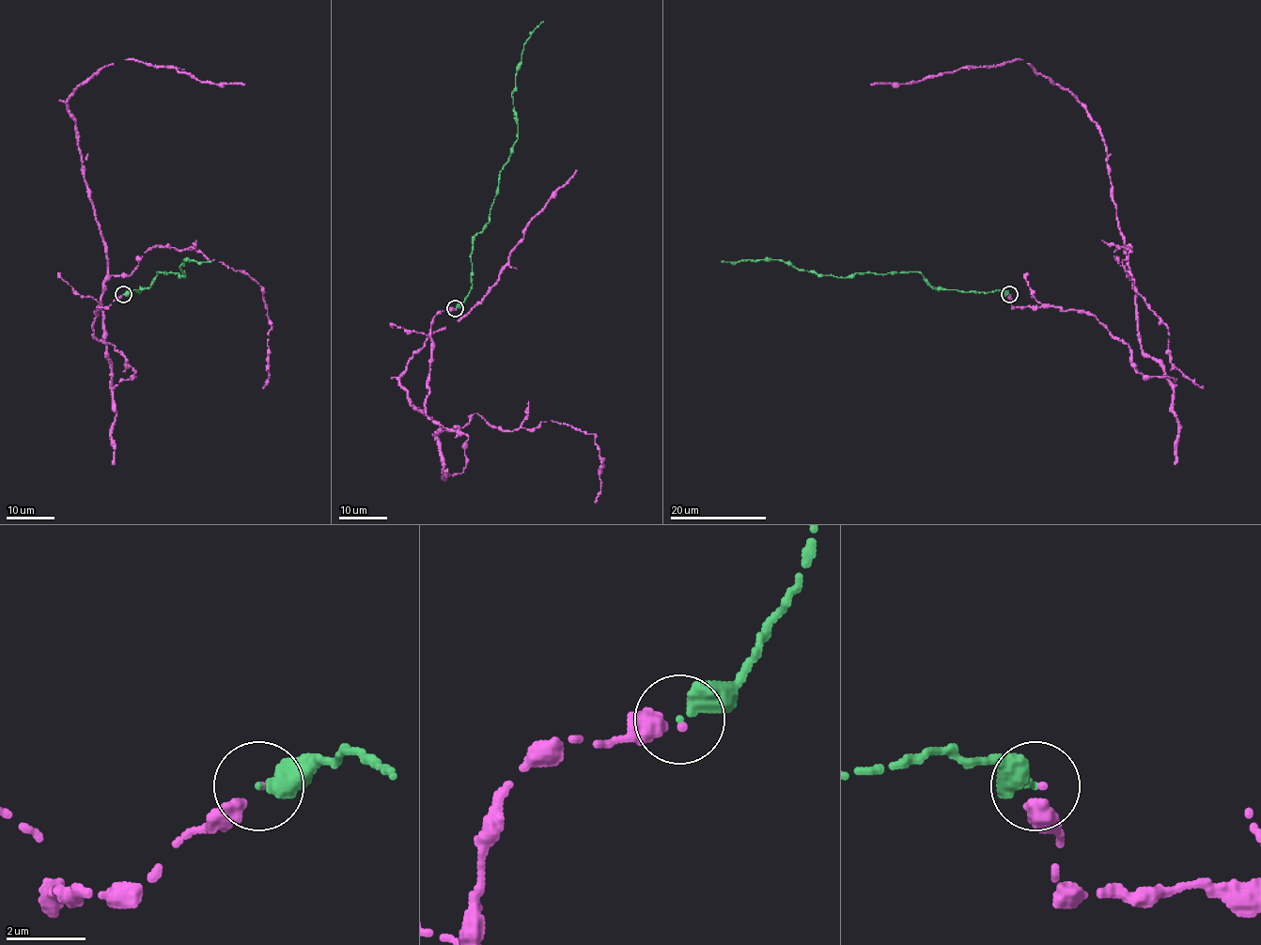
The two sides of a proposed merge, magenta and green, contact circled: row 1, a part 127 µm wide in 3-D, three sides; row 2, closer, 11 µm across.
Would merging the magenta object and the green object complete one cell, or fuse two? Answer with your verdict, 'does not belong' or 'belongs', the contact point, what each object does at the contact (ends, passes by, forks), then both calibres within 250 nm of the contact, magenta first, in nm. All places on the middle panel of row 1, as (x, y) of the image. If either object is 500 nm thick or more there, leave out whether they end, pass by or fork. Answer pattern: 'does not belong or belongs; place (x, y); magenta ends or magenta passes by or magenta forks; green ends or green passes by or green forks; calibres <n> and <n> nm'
belongs; place (455, 308); magenta ends; green ends; calibres 280 and 340 nm

